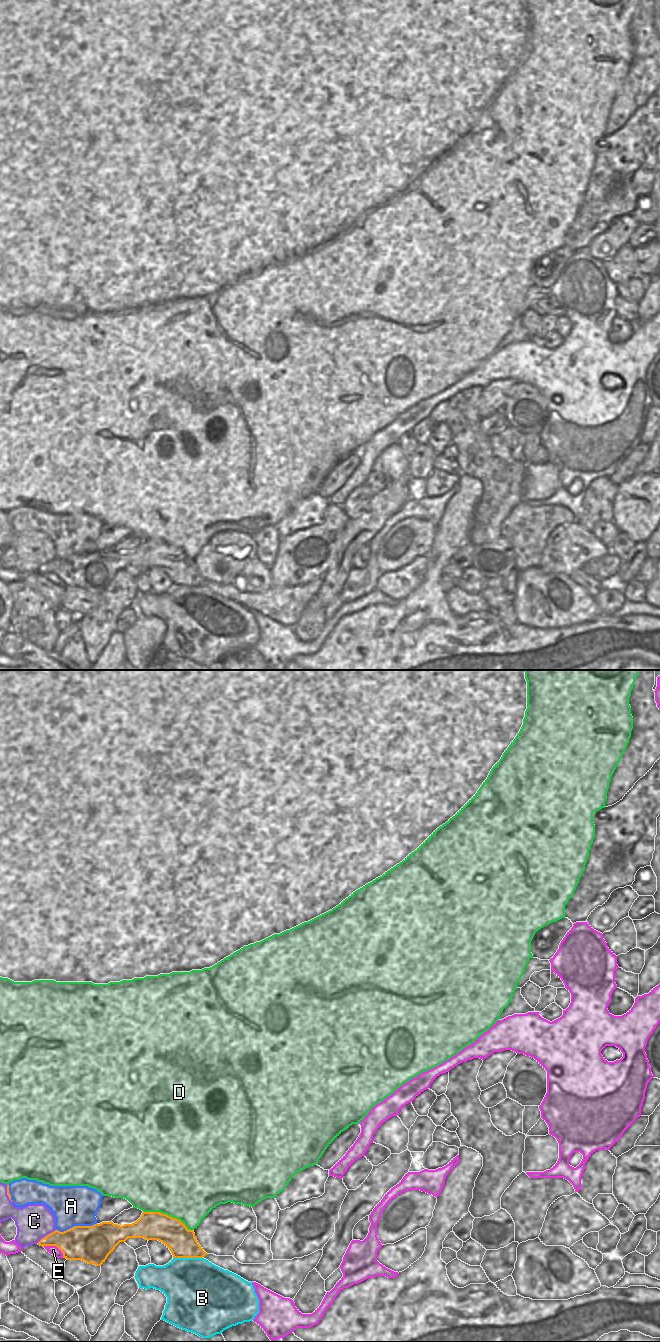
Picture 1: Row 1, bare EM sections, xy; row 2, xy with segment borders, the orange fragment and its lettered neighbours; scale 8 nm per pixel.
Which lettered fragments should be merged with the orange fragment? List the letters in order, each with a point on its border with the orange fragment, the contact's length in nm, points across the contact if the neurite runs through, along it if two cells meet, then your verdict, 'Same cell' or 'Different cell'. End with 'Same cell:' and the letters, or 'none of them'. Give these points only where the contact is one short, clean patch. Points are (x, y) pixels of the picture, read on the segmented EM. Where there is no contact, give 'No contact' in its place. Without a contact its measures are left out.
A: Touches orange at xy (75, 1226). Shared border 340 nm. Same cell
B: Touches orange at xy (188, 1257). Shared border 240 nm. Boundary: xy (173, 1257), (202, 1258). Different cell
C: Touches orange at xy (45, 1236). Shared border 190 nm. Different cell
D: Touches orange at xy (167, 1215). Shared border 420 nm. Different cell
E: Touches orange at xy (55, 1245). Shared border 190 nm. Different cell
Same cell: A.

